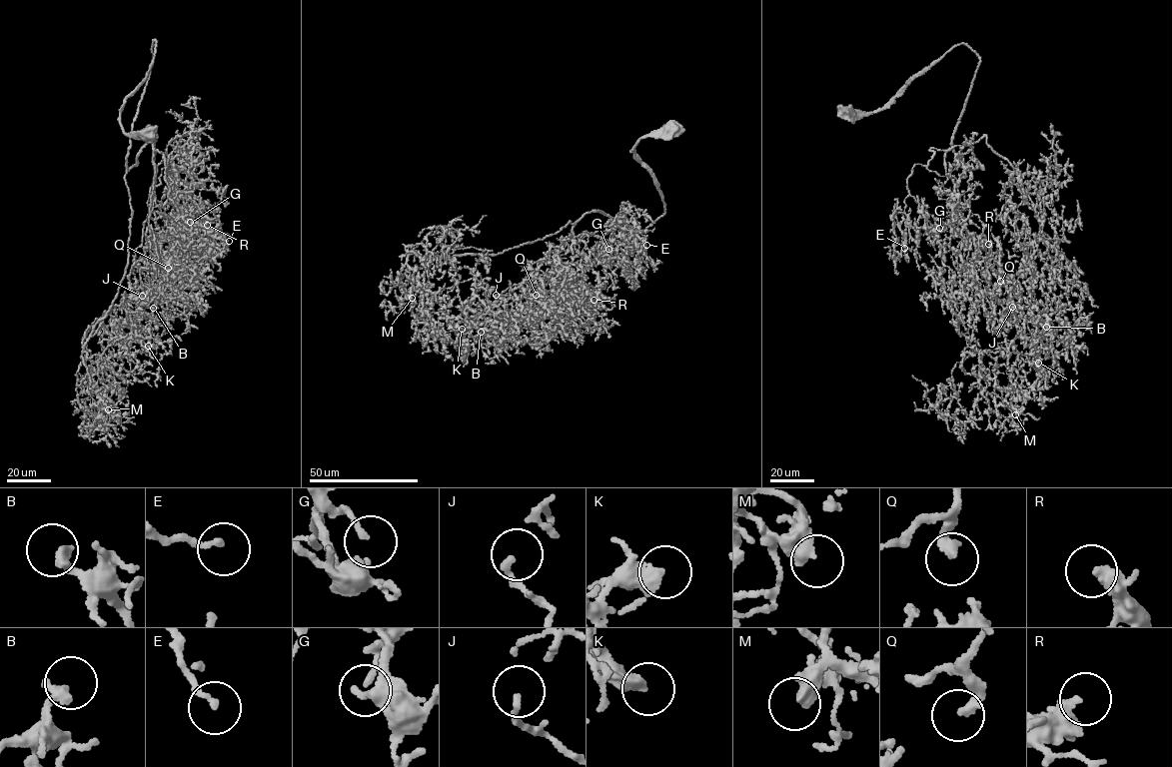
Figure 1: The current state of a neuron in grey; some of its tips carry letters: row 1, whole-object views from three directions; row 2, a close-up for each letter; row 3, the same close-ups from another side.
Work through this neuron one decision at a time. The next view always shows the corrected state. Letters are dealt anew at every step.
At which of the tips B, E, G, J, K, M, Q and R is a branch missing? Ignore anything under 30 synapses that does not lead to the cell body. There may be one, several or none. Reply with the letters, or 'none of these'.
none of these

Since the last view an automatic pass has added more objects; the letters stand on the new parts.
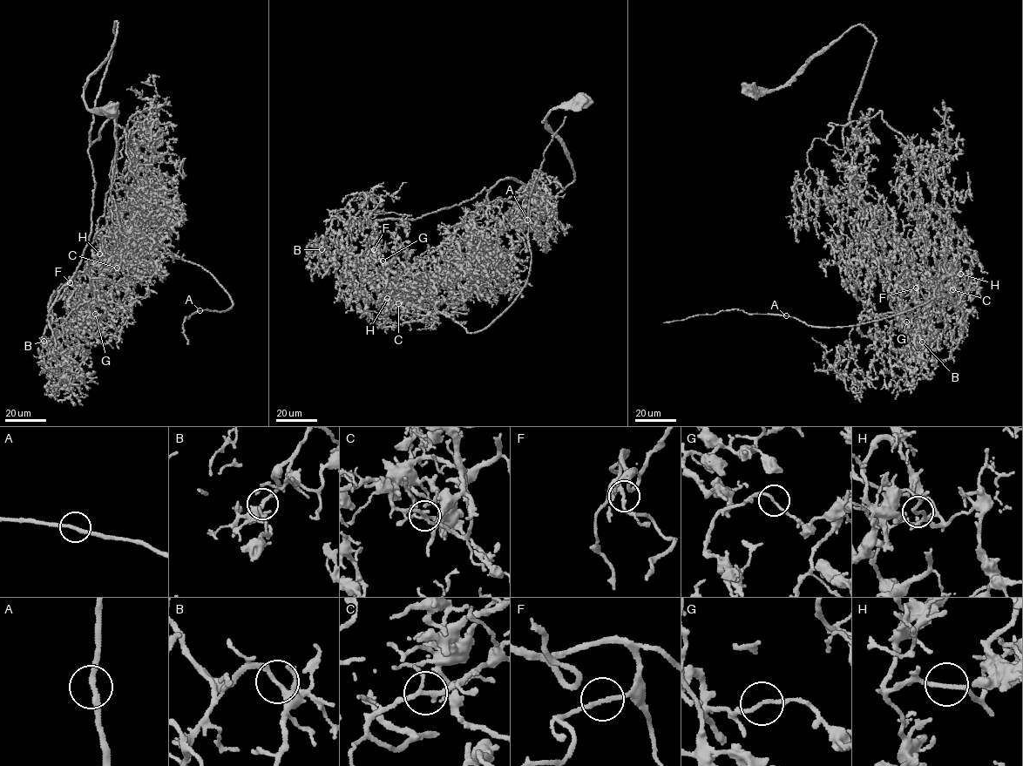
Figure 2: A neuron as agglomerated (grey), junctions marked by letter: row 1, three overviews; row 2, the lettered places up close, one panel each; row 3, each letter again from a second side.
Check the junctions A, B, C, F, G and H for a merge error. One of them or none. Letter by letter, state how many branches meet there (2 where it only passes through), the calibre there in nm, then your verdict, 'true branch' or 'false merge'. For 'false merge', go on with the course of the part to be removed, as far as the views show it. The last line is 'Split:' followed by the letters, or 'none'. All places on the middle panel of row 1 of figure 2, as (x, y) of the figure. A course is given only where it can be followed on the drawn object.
A: 2 branches meet; 240 nm thick; true branch
B: 3 branches meet; 200 nm thick; true branch
C: 3 branches meet; 200 nm thick; true branch
F: 2 branches meet; 180 nm thick; true branch
G: 2 branches meet; 160 nm thick; true branch
H: 2 branches meet; 180 nm thick; false merge; foreign part runs (388, 298), (444, 314), (468, 333), (487, 328), (502, 315), (529, 274), (530, 194), (545, 150), (566, 116)
Split: H

